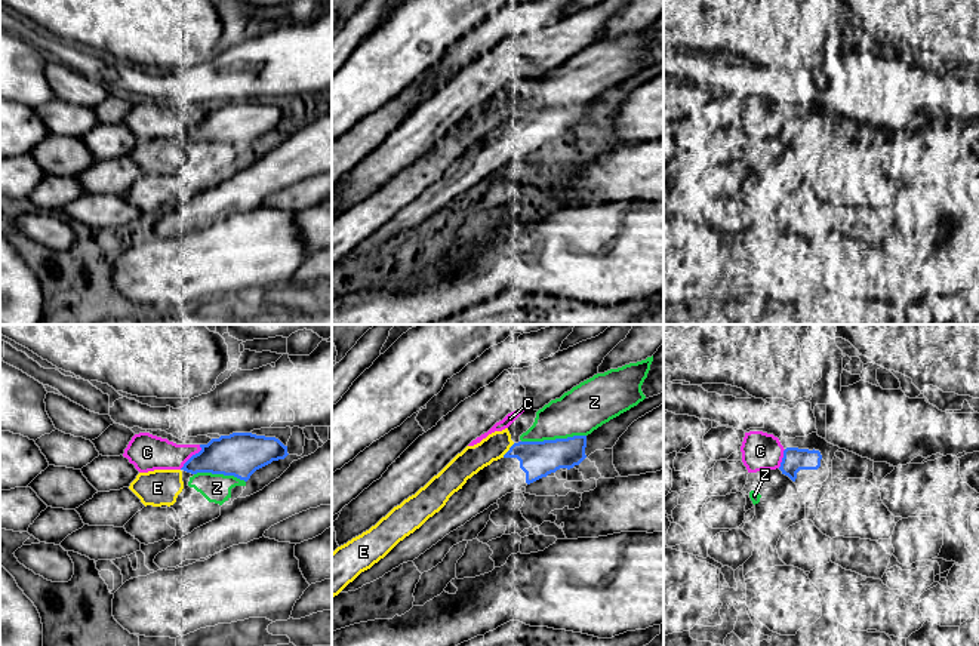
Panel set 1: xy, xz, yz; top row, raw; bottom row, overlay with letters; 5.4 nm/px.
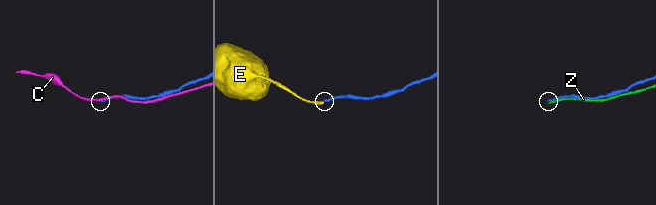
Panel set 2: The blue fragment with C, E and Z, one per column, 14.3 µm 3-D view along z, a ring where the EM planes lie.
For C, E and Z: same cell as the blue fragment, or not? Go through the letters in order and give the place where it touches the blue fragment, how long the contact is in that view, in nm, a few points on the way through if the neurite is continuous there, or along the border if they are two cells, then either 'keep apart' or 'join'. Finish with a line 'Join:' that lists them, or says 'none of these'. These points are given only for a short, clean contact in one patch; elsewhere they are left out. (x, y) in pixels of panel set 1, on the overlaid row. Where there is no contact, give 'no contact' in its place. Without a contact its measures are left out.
C: meets blue in xy at (191, 457); contact 180 nm long; keep apart
E: meets blue in xz at (508, 451); contact 100 nm long; border along xz (514, 443), (502, 457); keep apart
Z: meets blue in xz at (553, 440); contact 360 nm long; keep apart
Join: none of these

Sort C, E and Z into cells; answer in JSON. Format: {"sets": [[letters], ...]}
{"sets": [["C"], ["E", "Z"]]}

